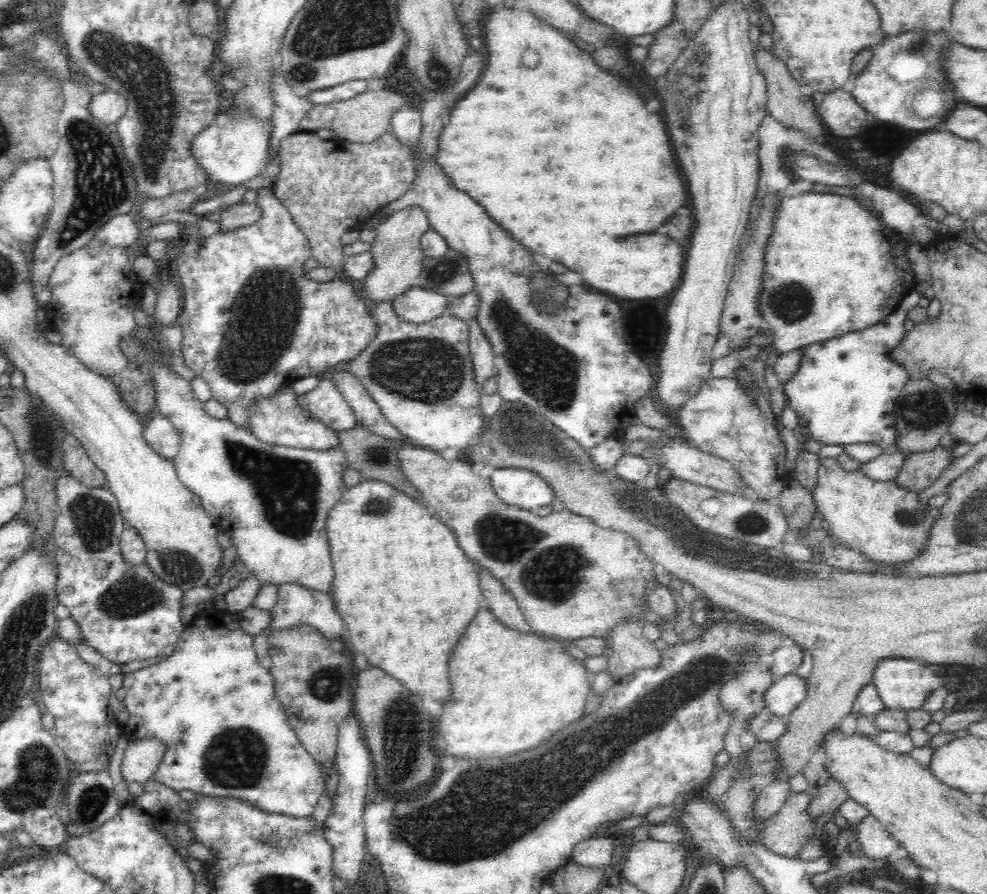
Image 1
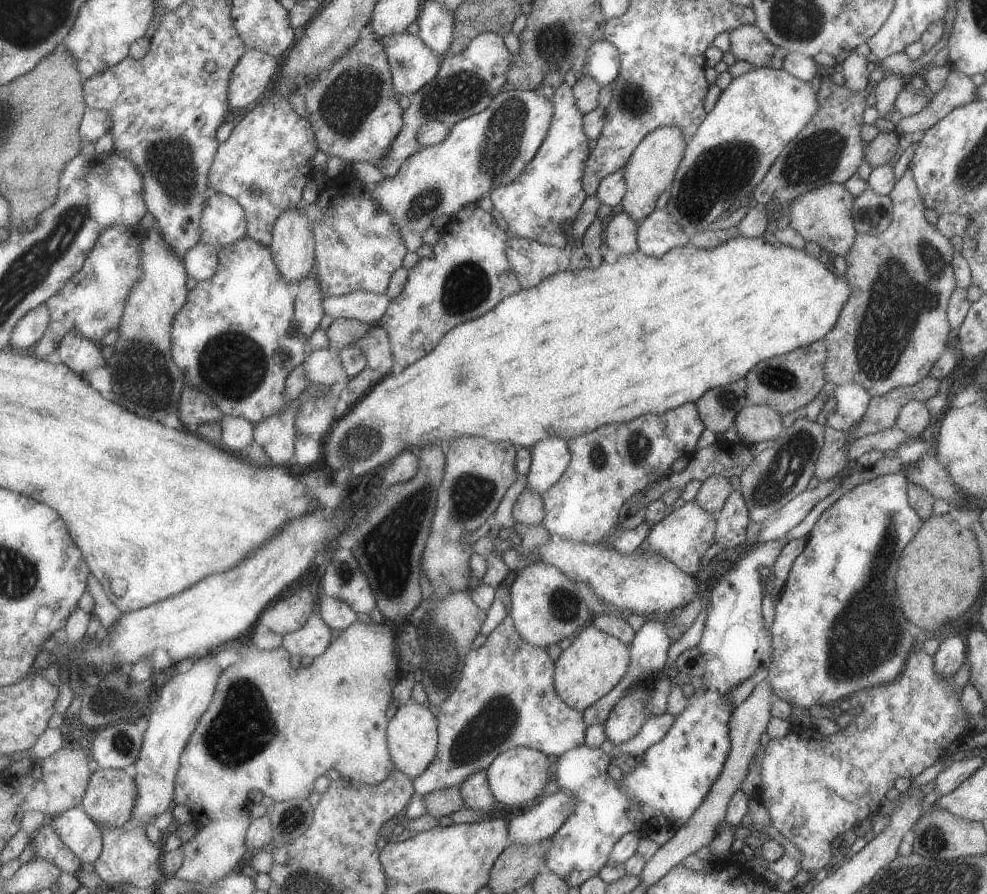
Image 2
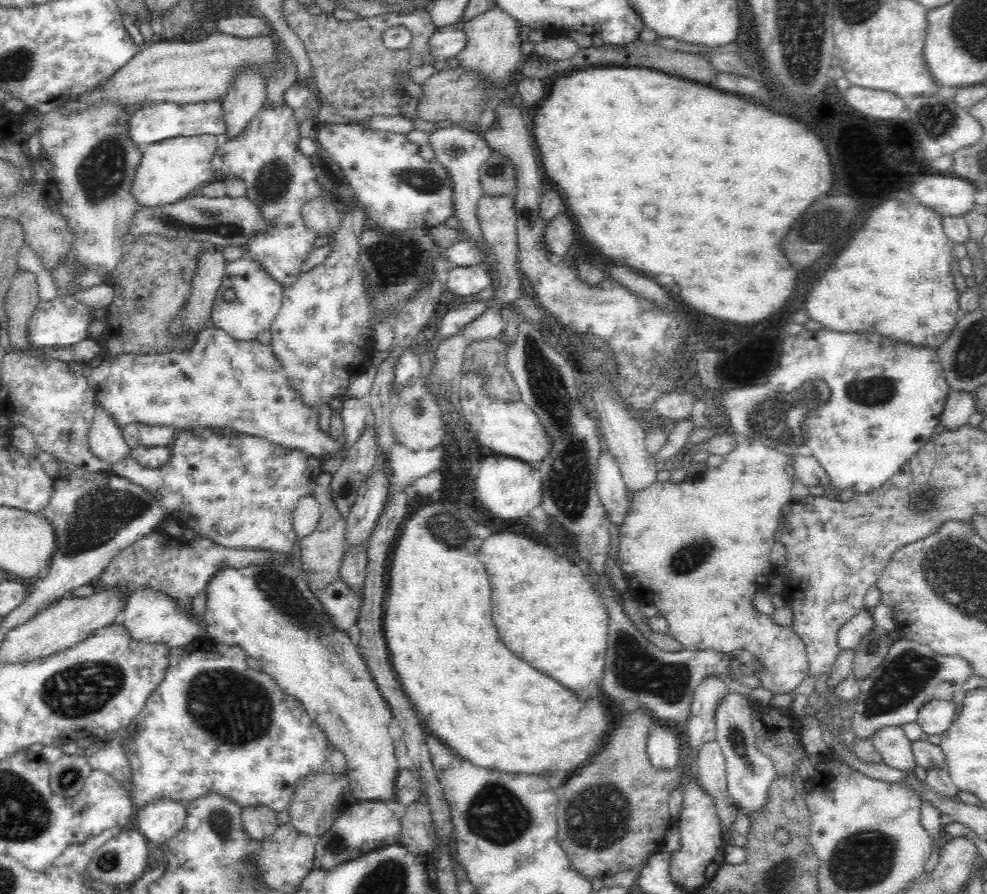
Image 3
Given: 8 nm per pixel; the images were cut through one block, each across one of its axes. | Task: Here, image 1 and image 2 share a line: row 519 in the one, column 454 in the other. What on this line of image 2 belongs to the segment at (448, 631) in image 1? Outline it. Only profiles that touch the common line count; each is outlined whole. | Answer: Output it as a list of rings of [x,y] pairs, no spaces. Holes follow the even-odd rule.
[[[731,237],[727,242],[712,249],[700,249],[687,243],[682,247],[671,248],[659,258],[647,256],[637,250],[617,257],[613,264],[603,261],[595,269],[587,267],[558,272],[533,288],[522,288],[508,296],[485,316],[455,326],[425,358],[385,376],[357,404],[332,422],[329,435],[322,440],[325,460],[329,460],[333,468],[351,466],[351,472],[363,476],[377,466],[392,463],[403,452],[411,451],[411,446],[415,446],[417,451],[417,446],[423,446],[433,440],[451,440],[455,436],[467,434],[487,438],[491,442],[511,442],[519,448],[534,449],[539,442],[547,438],[574,439],[594,431],[597,426],[602,427],[603,424],[627,422],[647,412],[663,414],[682,404],[694,403],[709,388],[743,379],[747,371],[761,360],[781,356],[791,349],[822,340],[835,324],[847,296],[849,284],[845,278],[830,272],[819,259],[807,256],[804,250],[793,250],[791,246],[774,243],[768,237]]]

